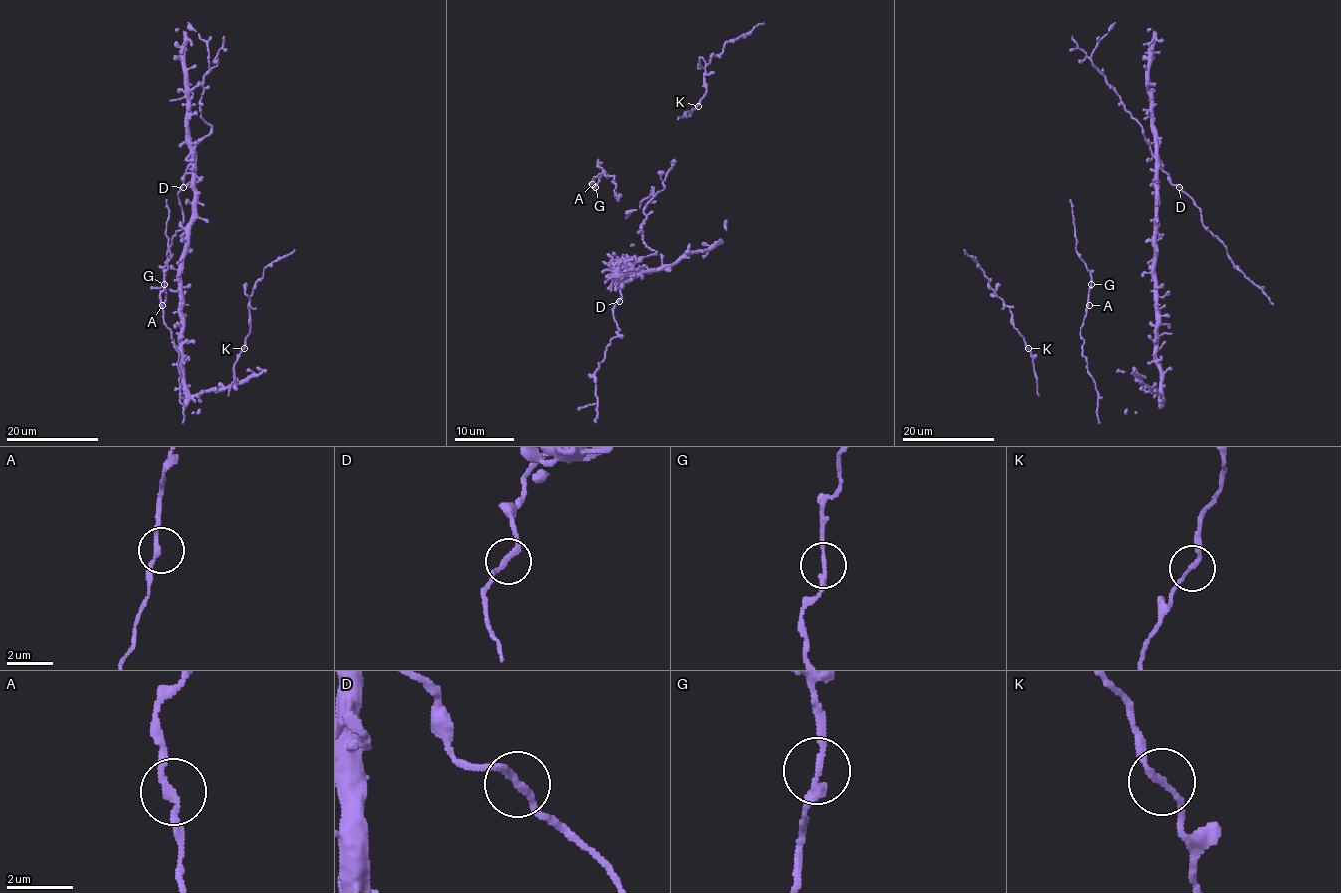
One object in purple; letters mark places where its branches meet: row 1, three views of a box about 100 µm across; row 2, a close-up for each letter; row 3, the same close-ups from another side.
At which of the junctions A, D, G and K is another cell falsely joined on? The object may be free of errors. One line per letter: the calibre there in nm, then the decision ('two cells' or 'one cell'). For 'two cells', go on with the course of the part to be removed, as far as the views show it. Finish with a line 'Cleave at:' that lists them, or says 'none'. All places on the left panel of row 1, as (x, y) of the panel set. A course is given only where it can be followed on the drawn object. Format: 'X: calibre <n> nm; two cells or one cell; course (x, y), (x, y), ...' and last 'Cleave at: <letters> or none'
A: calibre 200 nm; one cell
D: calibre 240 nm; one cell
G: calibre 220 nm; one cell
K: calibre 170 nm; one cell
Cleave at: none

